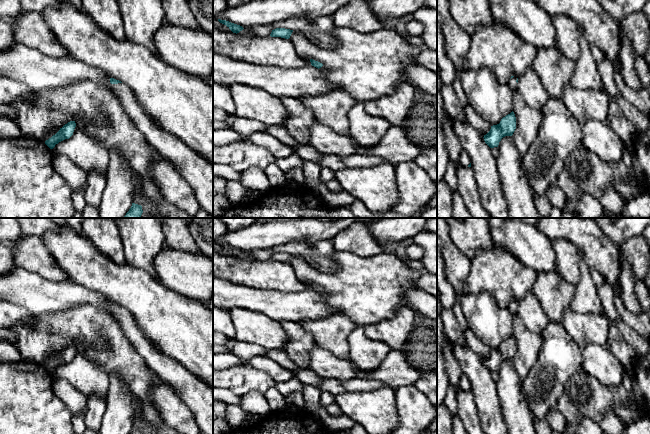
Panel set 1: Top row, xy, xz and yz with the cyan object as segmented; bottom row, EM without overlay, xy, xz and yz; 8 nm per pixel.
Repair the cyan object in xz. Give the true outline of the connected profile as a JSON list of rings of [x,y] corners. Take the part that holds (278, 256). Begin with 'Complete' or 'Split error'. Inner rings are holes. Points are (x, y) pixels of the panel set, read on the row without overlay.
Complete. [[[276,252],[272,254],[270,260],[271,261],[281,261],[285,263],[289,263],[293,254],[285,253],[285,252]]]

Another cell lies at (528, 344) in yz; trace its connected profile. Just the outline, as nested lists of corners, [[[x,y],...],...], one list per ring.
[[[517,314],[513,315],[512,335],[516,341],[516,353],[512,362],[520,380],[523,381],[538,359],[542,338],[528,331]]]

